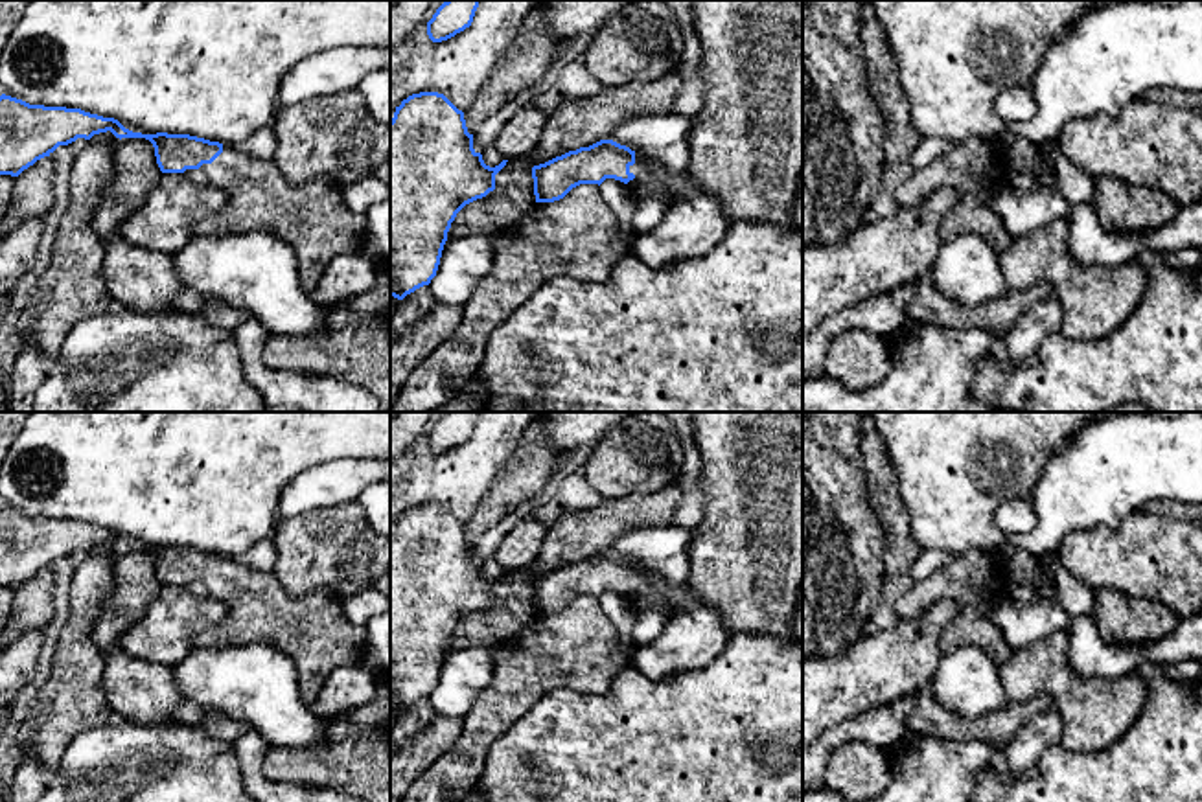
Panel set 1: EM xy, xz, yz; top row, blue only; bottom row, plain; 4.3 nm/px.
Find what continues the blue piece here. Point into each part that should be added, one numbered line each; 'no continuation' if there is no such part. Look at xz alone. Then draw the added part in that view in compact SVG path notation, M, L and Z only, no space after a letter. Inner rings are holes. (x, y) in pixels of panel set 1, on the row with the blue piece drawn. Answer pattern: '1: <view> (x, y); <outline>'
1: xz (647, 181); M633 147L630 149L635 153L635 164L630 166L630 173L633 173L635 178L630 180L628 186L637 195L663 195L668 204L694 195L685 175L676 175L666 167L652 169Z

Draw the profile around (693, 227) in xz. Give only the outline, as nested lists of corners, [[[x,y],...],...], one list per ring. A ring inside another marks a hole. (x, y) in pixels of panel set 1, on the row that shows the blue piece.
[[[692,195],[672,202],[665,217],[631,243],[631,254],[652,269],[672,269],[712,252],[729,234],[722,202]]]

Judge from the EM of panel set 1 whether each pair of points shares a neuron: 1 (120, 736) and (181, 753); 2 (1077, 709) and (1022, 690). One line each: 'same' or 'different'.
1: same
2: same

